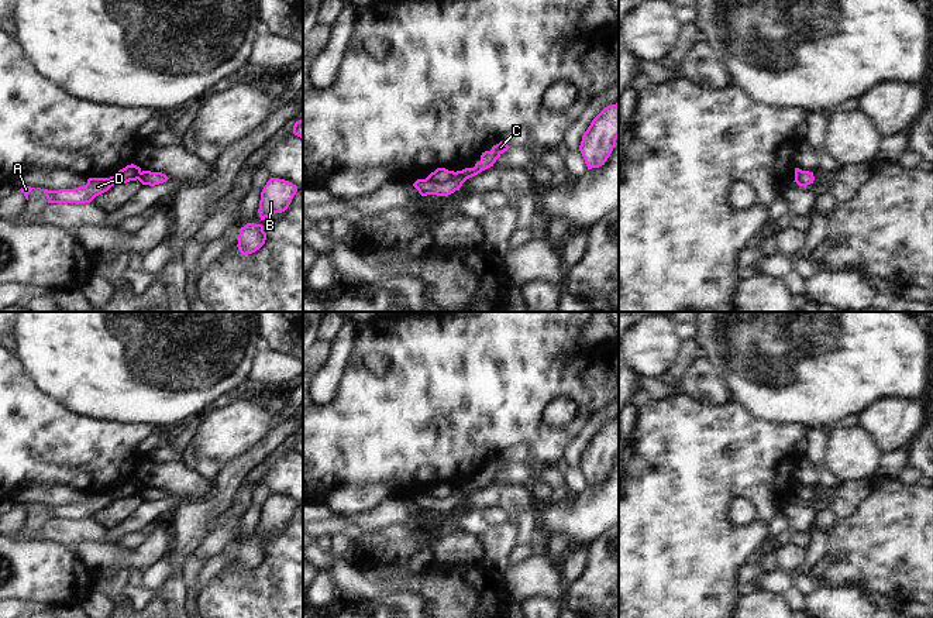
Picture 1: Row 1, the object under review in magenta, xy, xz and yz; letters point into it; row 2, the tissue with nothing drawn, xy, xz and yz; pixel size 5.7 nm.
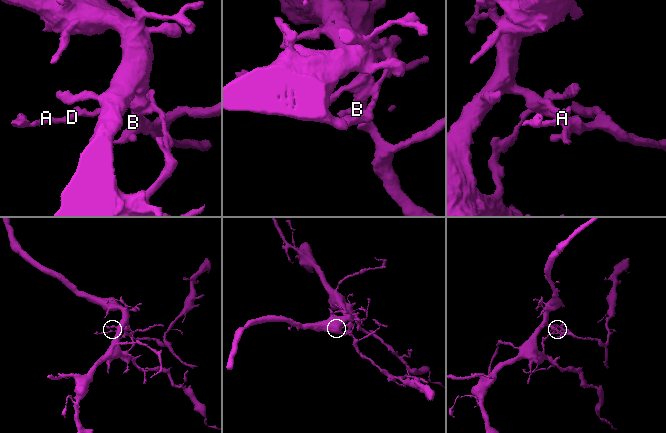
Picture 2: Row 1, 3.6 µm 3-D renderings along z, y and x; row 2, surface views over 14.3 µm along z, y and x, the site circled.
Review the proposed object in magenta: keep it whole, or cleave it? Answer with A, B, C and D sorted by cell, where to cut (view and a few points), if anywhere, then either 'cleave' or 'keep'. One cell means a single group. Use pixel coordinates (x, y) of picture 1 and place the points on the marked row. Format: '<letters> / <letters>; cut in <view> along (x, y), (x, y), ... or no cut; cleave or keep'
A D / B C; cut in xz along (455, 172), (446, 181), (430, 181), (426, 178); cleave

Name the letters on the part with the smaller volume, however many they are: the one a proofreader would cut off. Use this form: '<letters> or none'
A, D

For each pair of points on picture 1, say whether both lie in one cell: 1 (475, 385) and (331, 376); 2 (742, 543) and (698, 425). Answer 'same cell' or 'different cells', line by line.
1: different cells
2: same cell

